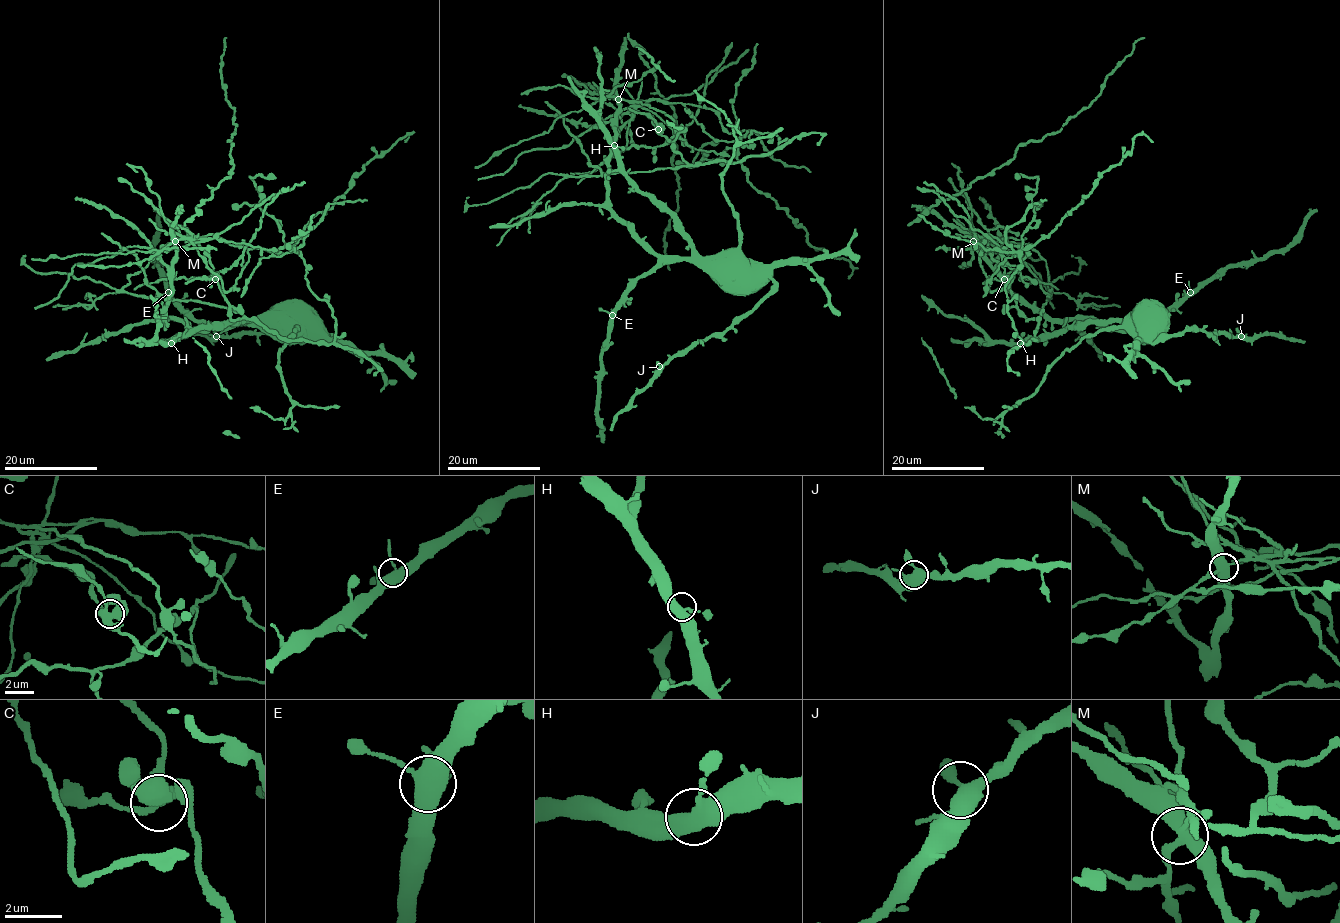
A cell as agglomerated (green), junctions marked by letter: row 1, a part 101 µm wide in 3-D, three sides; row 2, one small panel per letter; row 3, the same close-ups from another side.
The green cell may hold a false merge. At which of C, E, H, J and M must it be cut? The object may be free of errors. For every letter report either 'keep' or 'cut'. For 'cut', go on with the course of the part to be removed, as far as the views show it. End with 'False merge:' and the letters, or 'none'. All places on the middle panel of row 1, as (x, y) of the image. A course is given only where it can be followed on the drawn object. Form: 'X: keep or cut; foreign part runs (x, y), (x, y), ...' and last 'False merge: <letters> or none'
C: keep
E: keep
H: keep
J: keep
M: cut; foreign part runs (619, 99), (663, 112), (686, 142), (685, 127), (661, 145), (630, 145), (613, 153), (577, 184)
False merge: M

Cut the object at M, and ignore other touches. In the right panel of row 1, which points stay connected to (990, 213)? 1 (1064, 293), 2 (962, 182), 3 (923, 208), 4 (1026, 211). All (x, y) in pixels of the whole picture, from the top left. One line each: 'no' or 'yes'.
1: no
2: no
3: yes
4: no

